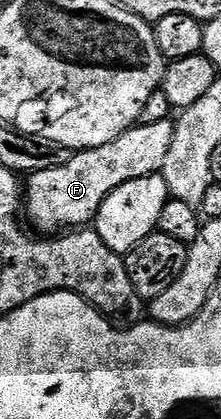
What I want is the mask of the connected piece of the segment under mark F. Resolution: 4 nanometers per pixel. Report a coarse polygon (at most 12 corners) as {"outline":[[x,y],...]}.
{"outline":[[172,118],[32,172],[41,233],[92,224],[119,185],[160,172]]}

